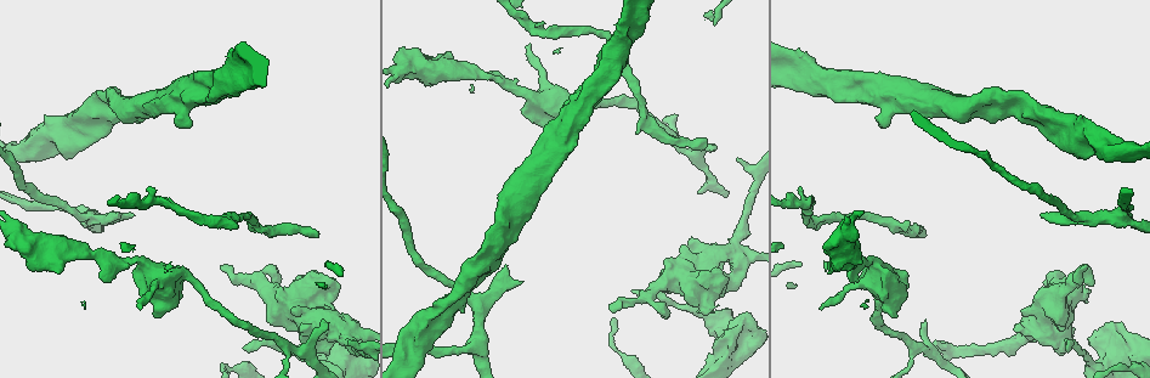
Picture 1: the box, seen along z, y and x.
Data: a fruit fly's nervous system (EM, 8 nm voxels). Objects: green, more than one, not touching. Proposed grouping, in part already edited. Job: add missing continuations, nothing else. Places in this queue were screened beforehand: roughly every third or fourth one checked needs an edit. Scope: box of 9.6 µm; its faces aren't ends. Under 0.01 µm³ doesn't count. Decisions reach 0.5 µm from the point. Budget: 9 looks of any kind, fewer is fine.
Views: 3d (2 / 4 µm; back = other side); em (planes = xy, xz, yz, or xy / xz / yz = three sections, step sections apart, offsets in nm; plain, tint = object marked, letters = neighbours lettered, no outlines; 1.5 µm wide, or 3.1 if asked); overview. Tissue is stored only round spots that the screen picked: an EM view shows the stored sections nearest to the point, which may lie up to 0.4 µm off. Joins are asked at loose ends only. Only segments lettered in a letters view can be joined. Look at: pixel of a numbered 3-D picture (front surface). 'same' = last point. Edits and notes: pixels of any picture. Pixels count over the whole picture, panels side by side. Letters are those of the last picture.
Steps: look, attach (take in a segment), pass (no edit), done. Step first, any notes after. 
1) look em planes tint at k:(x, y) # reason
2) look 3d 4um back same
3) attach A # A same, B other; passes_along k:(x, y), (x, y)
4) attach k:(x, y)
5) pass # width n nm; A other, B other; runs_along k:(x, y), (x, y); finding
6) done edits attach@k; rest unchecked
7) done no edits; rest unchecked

look 3d 4um at 1:(798, 50) # stops while still wide

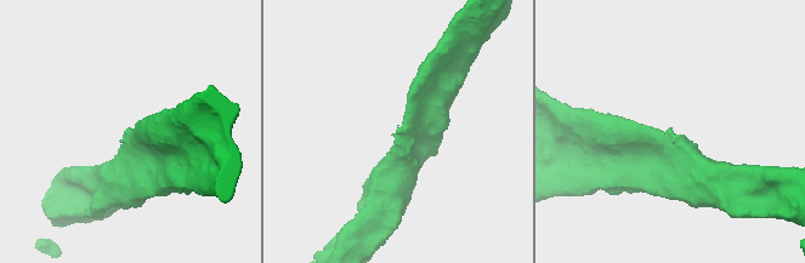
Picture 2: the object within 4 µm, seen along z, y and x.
look em planes letters at 2:(403, 132)

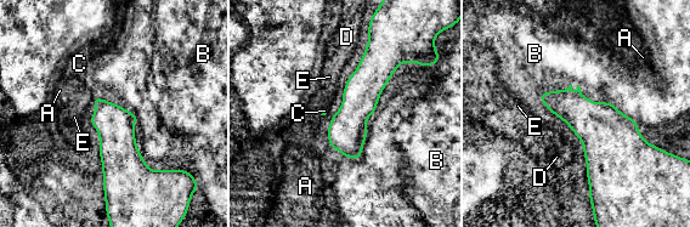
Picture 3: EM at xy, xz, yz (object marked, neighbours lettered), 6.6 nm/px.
pass # A other, B other, C other, D other, E other; runs_along 3:(371, 44), (354, 155); none of them fits

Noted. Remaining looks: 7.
look 3d 2um at 1:(316, 235) # an open end

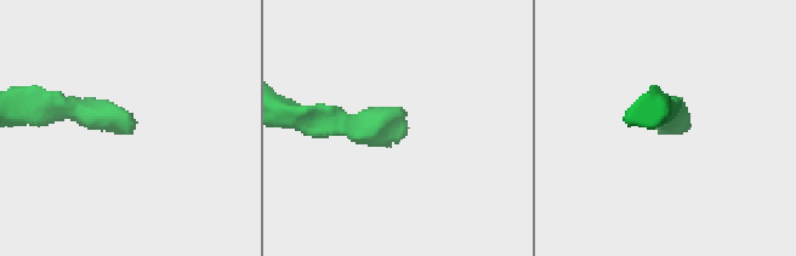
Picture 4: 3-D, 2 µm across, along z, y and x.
look em planes tint at 4:(133, 126)

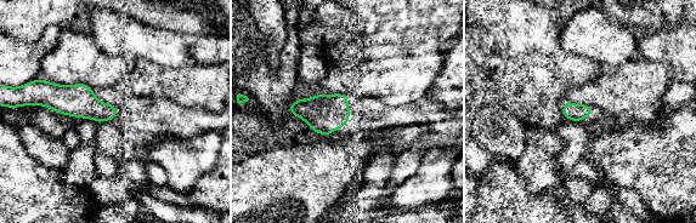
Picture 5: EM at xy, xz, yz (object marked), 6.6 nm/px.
look em planes letters same

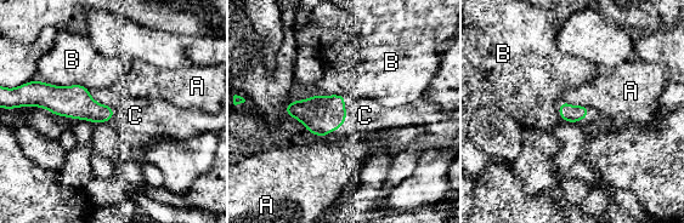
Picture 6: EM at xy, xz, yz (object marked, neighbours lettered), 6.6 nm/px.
attach C # A other, B other, C same; it goes on there

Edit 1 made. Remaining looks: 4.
look overview

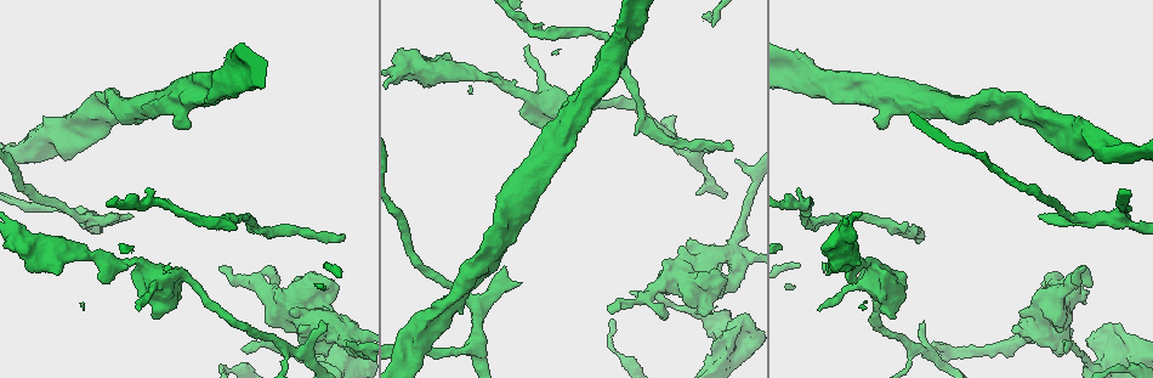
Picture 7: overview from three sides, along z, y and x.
look 3d 2um at 7:(706, 151) # an open end

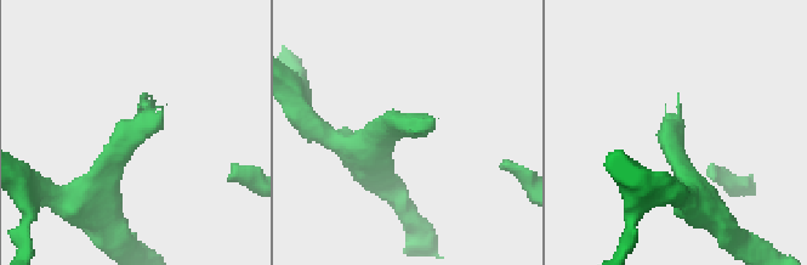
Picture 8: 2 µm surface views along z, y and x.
look em planes letters at 8:(144, 94) # shape alone is not enough

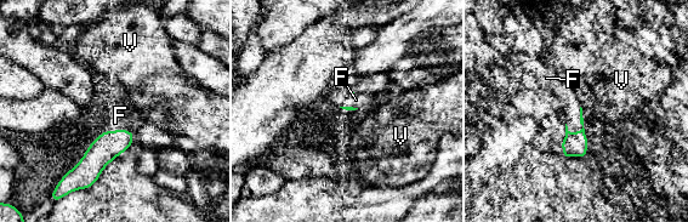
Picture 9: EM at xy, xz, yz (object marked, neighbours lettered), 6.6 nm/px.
attach F # F same, V other; it goes on there

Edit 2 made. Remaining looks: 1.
done edits attach@6, attach@9; rest unchecked

